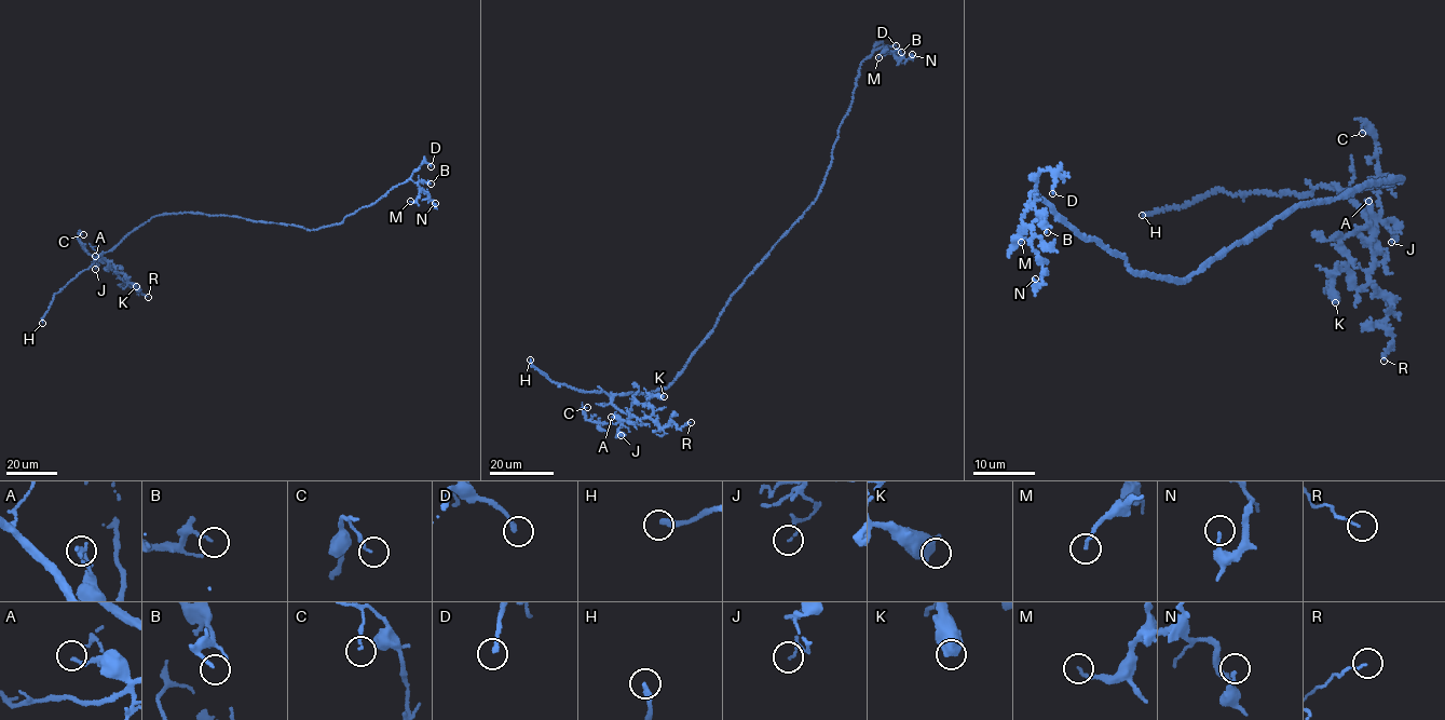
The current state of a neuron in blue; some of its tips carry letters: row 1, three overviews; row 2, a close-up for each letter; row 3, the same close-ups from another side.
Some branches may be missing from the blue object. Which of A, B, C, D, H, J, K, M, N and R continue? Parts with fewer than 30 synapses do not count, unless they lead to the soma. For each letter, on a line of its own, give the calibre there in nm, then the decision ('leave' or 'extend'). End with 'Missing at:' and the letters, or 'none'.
A: 160 nm thick; leave
B: 130 nm thick; leave
C: 90 nm thick; leave
D: 190 nm thick; extend
H: 240 nm thick; extend
J: 90 nm thick; leave
K: 650 nm thick; leave
M: 140 nm thick; leave
N: 140 nm thick; leave
R: 80 nm thick; leave
Missing at: D, H

